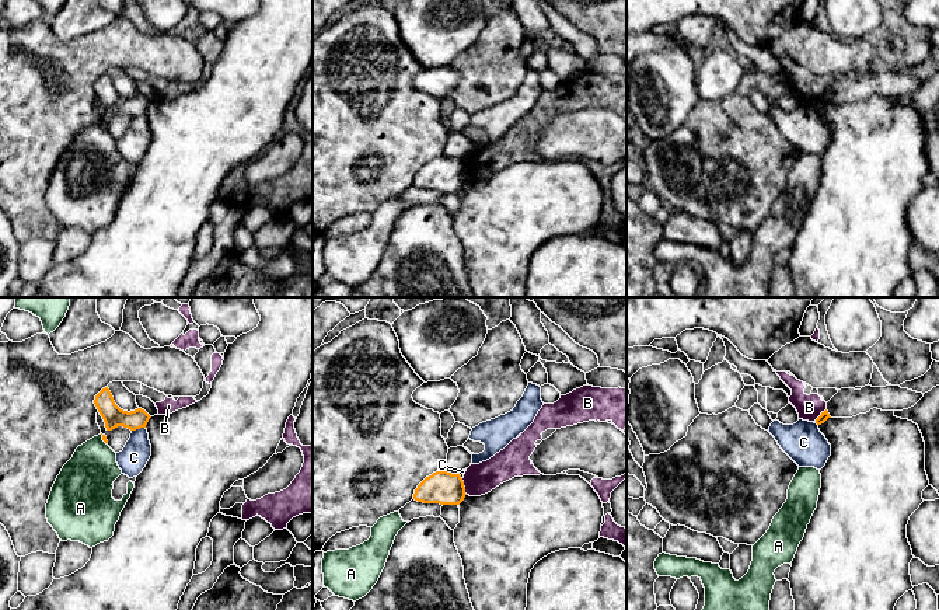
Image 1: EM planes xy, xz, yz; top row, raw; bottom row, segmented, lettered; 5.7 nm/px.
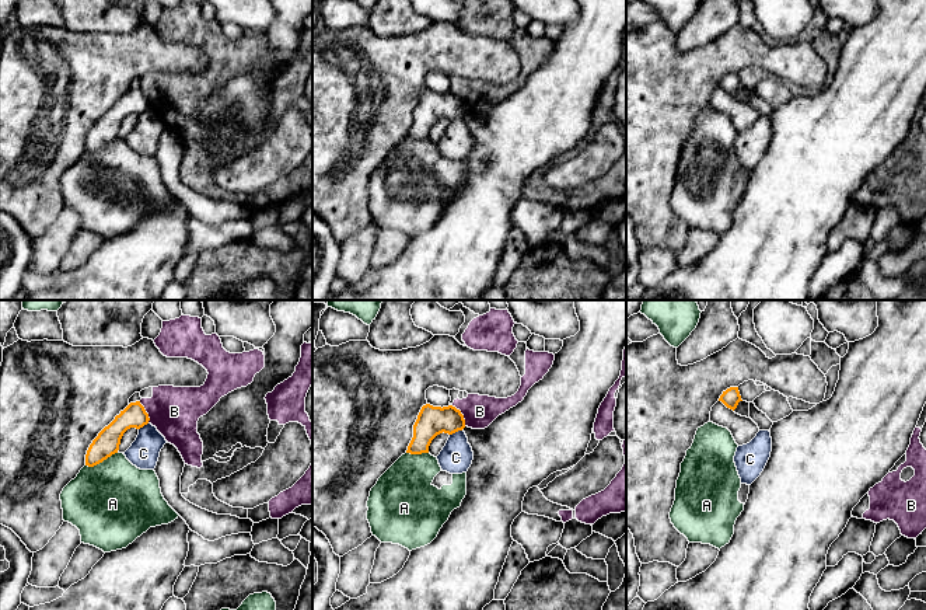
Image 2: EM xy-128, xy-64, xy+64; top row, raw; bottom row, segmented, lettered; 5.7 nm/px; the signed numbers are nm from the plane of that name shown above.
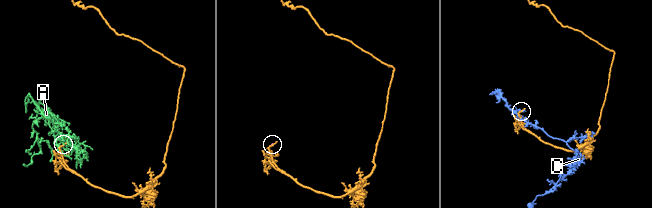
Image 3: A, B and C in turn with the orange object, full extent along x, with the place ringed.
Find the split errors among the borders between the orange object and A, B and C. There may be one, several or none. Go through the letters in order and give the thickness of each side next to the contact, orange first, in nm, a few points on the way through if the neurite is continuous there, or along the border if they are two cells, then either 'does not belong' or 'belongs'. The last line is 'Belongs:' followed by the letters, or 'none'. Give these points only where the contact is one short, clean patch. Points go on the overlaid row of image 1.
A: 30/300 nm | along xy (100, 434), (105, 443) | does not belong
B: 190/180 nm | along xz (461, 478), (467, 494) | does not belong
C: 120/160 nm | does not belong
Belongs: none

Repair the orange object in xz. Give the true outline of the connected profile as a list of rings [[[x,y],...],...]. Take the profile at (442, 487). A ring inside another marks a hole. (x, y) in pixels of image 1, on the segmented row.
[[[441,470],[426,477],[418,485],[413,499],[423,503],[460,505],[465,495],[461,475]]]

